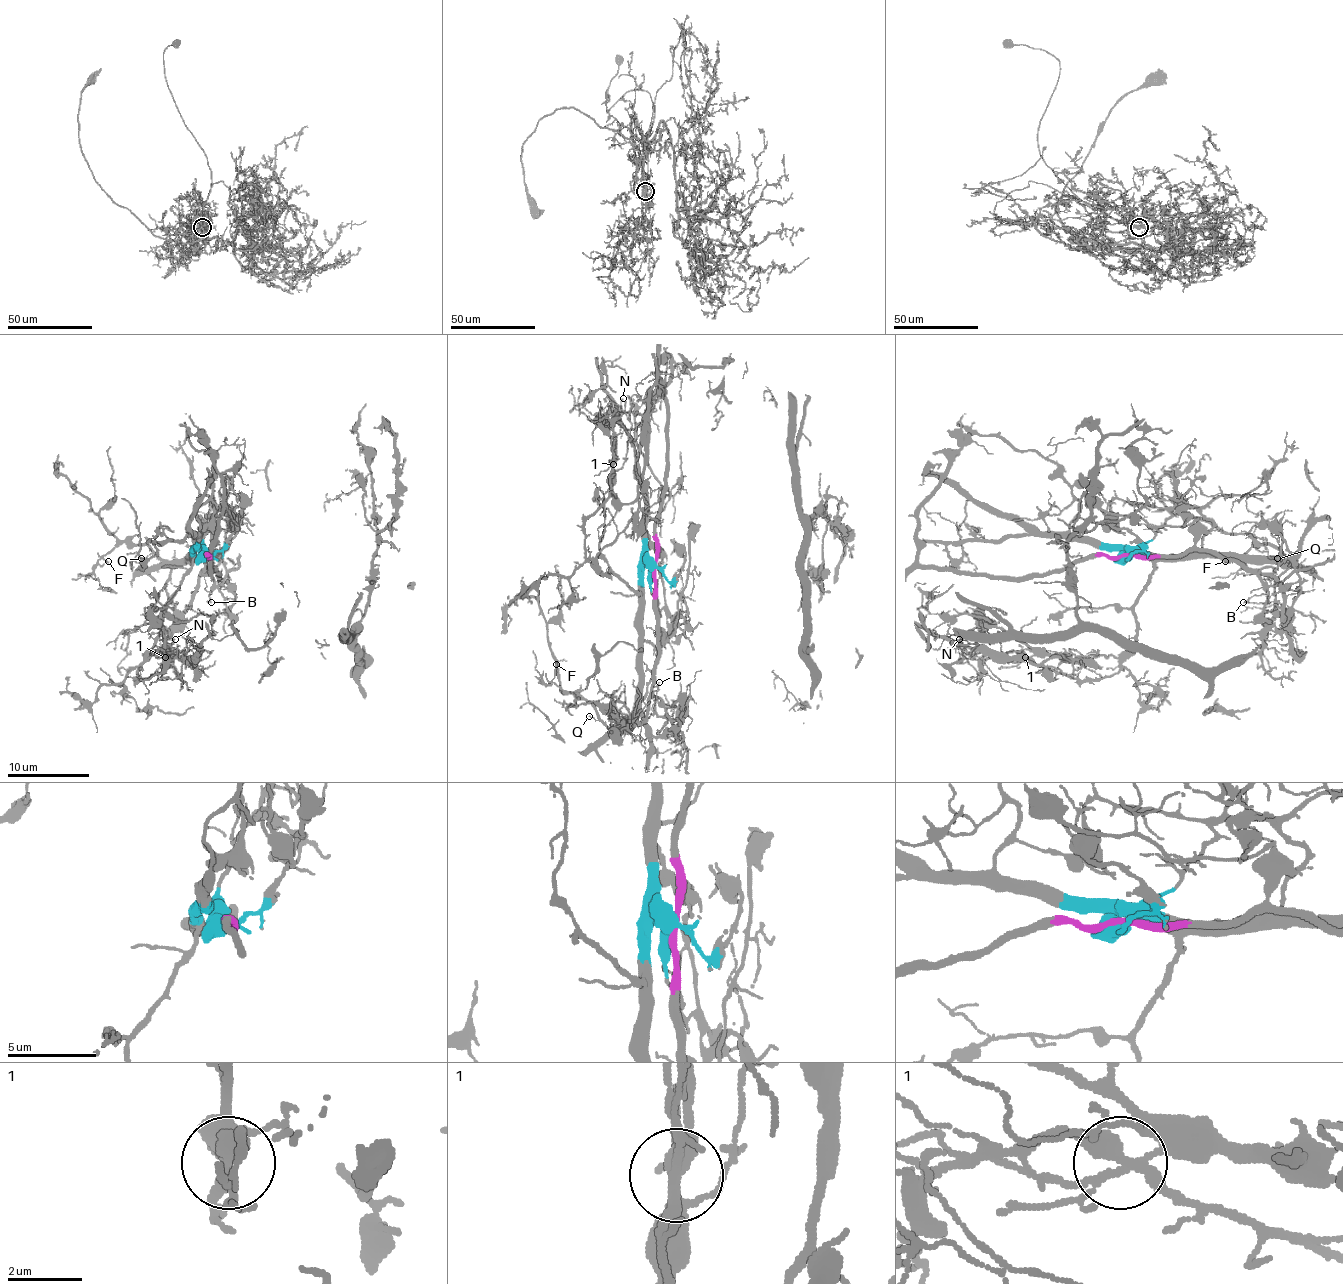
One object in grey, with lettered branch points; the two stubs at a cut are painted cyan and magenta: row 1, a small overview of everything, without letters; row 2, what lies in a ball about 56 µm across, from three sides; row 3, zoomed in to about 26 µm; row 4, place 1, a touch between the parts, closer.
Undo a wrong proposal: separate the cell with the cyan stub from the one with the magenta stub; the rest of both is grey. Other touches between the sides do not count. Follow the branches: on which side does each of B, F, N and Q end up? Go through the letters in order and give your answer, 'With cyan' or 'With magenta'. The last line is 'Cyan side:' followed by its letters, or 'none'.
B: With magenta
F: With cyan
N: With cyan
Q: With cyan
Cyan side: F, N, Q

